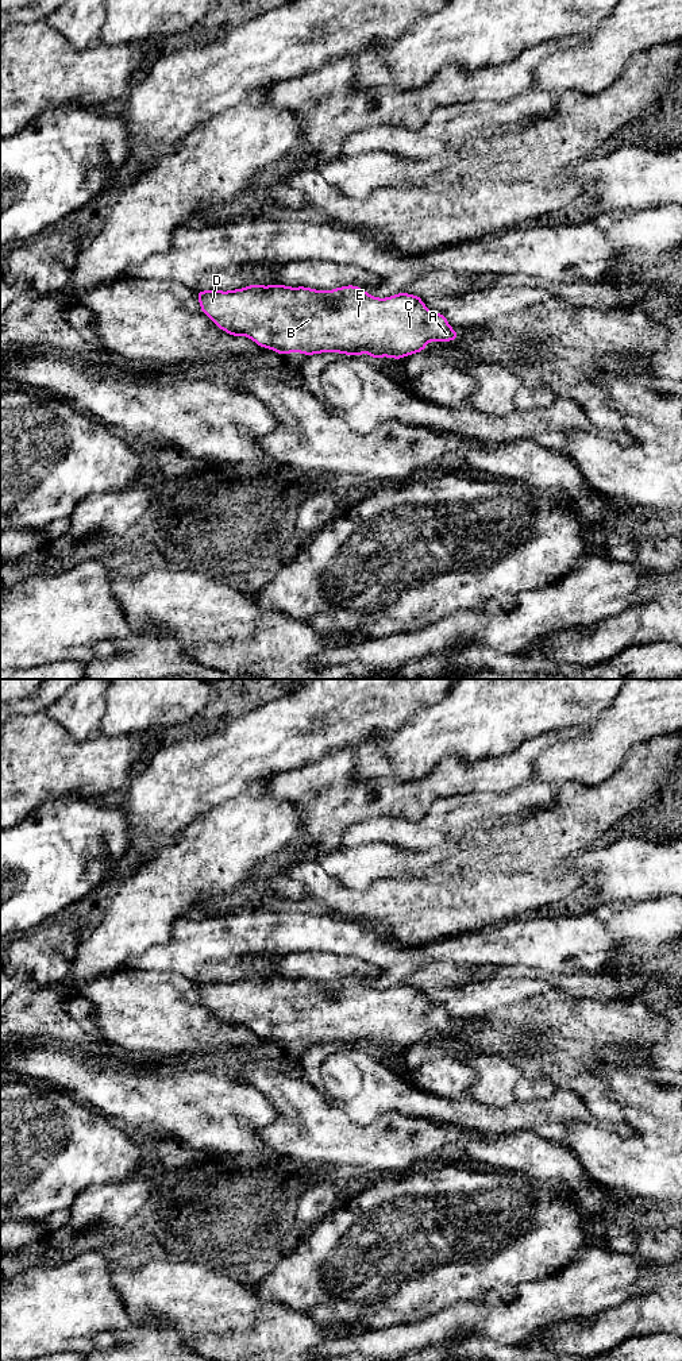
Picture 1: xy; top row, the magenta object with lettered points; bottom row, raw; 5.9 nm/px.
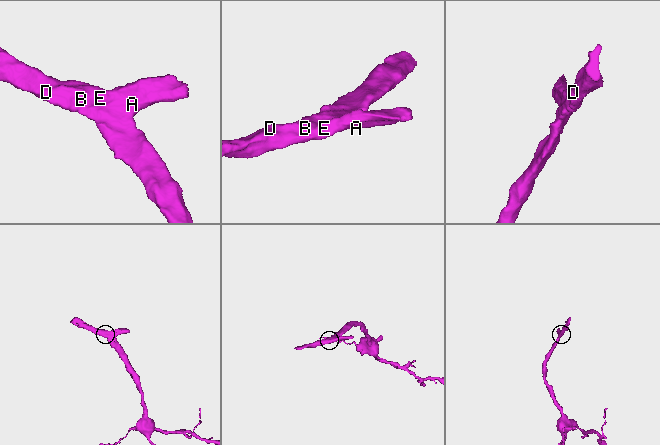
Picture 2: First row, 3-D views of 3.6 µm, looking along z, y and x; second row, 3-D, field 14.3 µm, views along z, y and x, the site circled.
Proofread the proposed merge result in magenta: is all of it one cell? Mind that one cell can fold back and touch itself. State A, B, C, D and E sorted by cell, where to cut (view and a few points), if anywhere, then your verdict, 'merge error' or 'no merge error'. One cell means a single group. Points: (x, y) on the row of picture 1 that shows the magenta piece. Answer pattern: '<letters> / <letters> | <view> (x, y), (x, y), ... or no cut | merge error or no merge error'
A B C D E | no cut | no merge error

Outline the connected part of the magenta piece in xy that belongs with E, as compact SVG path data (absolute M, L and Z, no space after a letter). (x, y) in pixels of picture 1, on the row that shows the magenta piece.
M251 285L238 290L196 292L201 312L223 331L232 336L246 335L258 346L274 350L285 355L288 352L303 352L305 355L319 352L342 352L346 355L362 355L369 352L371 358L390 356L396 361L420 352L431 340L451 342L459 335L448 325L447 319L429 312L419 296L398 293L388 298L375 298L363 289L354 285L336 288L331 292L315 290L311 288L288 288L285 285Z

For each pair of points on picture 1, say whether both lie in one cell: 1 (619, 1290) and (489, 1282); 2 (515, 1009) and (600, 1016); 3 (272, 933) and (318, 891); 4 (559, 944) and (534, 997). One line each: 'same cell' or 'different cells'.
1: different cells
2: same cell
3: different cells
4: different cells

